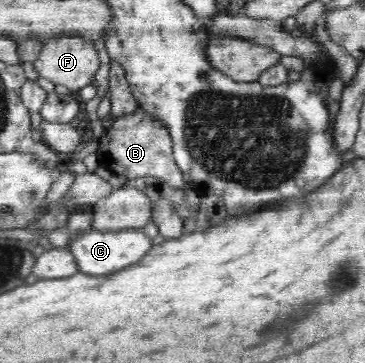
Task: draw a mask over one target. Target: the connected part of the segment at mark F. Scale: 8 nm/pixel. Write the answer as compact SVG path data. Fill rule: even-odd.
M64 35L56 40L44 41L40 56L33 61L39 76L45 77L55 85L65 85L71 91L77 92L92 83L94 73L100 67L100 58L93 43L86 37Z

